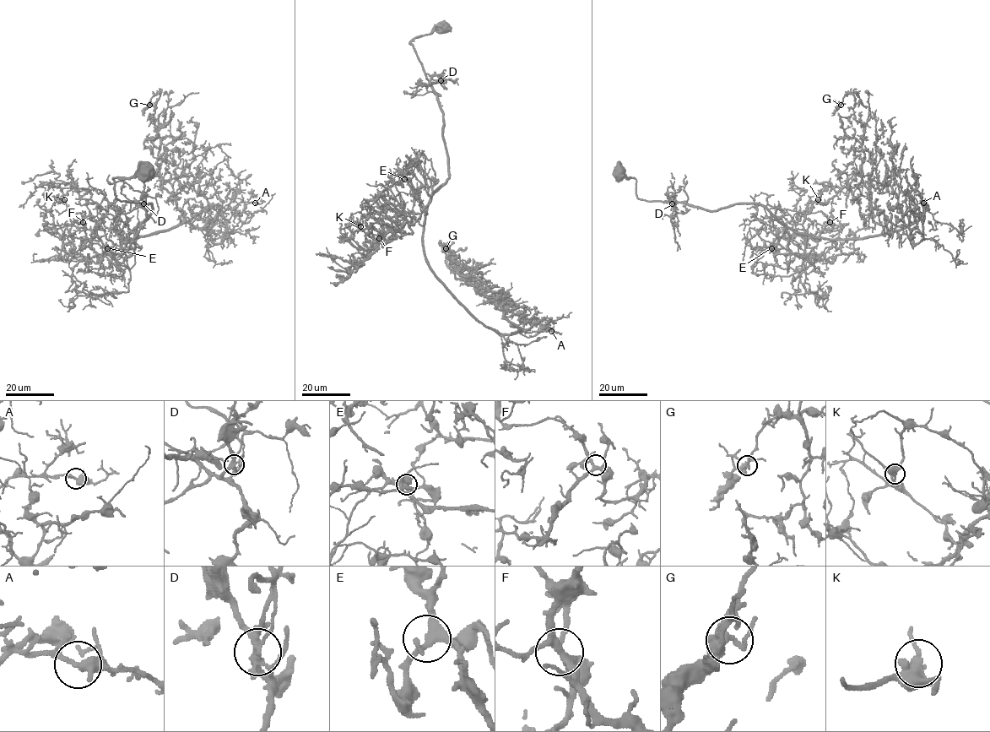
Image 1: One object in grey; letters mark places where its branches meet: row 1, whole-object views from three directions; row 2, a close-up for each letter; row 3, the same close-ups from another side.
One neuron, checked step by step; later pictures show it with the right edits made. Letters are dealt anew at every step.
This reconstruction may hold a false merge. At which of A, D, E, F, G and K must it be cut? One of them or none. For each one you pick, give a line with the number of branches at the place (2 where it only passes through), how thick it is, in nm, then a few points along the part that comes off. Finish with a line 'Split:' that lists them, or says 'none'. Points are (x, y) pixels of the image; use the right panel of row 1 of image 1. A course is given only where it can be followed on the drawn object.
Split: none

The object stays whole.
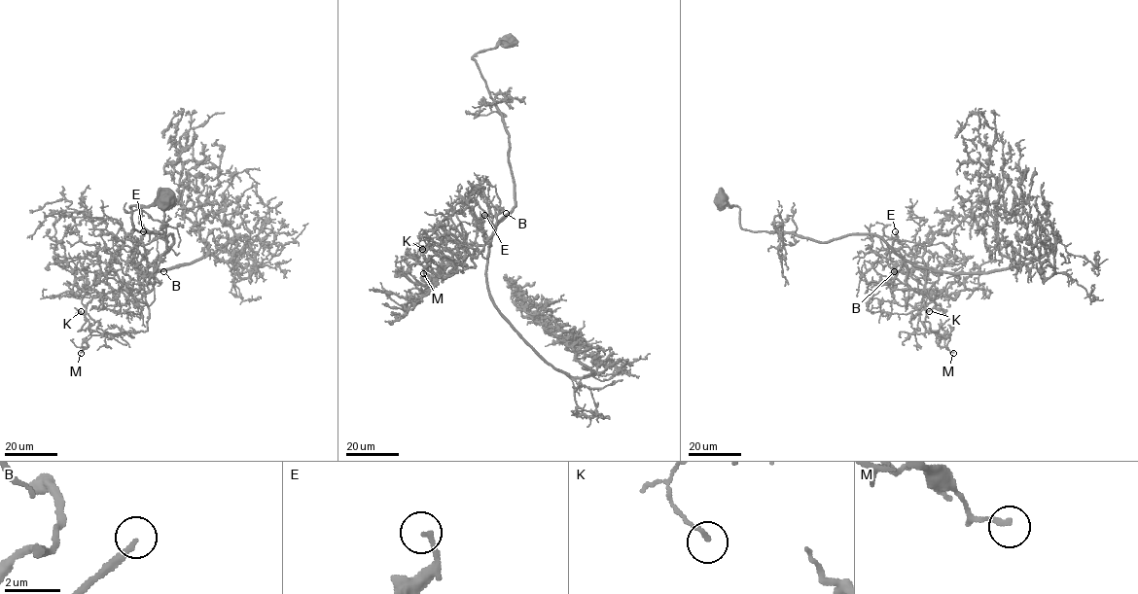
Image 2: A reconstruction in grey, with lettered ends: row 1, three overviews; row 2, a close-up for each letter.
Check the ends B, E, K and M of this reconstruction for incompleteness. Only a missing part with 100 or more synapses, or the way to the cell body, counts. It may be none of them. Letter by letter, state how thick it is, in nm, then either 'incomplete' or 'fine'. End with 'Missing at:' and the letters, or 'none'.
B: calibre 240 nm; incomplete
E: calibre 170 nm; fine
K: calibre 160 nm; fine
M: calibre 180 nm; fine
Missing at: B

